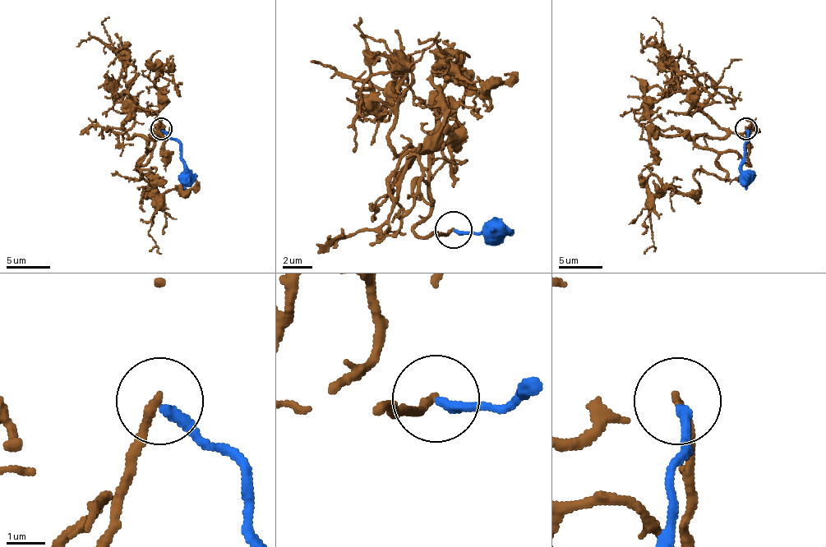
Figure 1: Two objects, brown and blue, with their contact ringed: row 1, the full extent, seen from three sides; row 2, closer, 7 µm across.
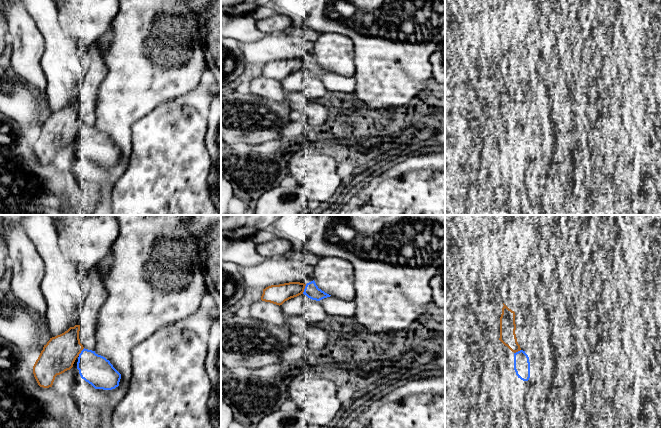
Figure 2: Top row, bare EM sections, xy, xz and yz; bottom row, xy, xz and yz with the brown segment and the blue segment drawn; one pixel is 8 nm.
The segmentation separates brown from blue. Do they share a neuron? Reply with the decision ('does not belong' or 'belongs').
does not belong

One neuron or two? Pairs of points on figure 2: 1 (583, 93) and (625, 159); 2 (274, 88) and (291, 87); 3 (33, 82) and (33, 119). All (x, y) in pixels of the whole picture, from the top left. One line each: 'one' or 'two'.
1: two
2: two
3: two

